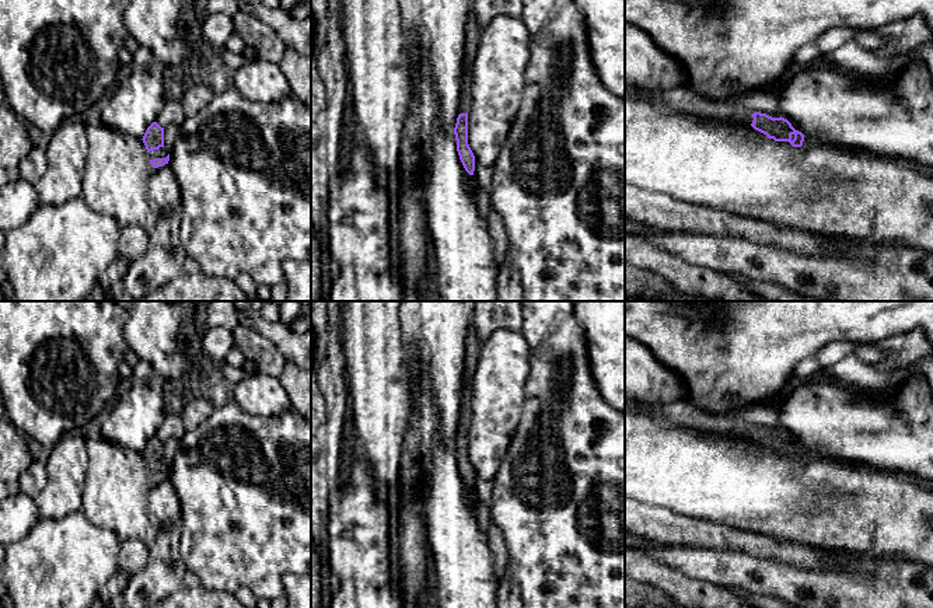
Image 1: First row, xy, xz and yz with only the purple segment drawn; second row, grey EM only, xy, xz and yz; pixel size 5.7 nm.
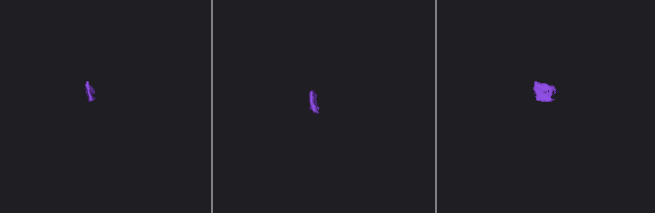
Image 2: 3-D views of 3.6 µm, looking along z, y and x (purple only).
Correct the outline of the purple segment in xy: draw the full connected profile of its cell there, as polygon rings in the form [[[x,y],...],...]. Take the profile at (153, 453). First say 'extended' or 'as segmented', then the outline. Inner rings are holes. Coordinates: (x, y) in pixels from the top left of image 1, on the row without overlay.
extended; [[[153,436],[147,441],[141,454],[148,465],[148,472],[153,482],[168,478],[170,467],[164,461],[164,441],[161,441],[157,436]]]

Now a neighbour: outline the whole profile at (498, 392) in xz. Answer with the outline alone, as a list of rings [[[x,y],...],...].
[[[497,329],[481,343],[471,395],[468,458],[482,479],[493,479],[517,430],[531,349],[521,331]]]

